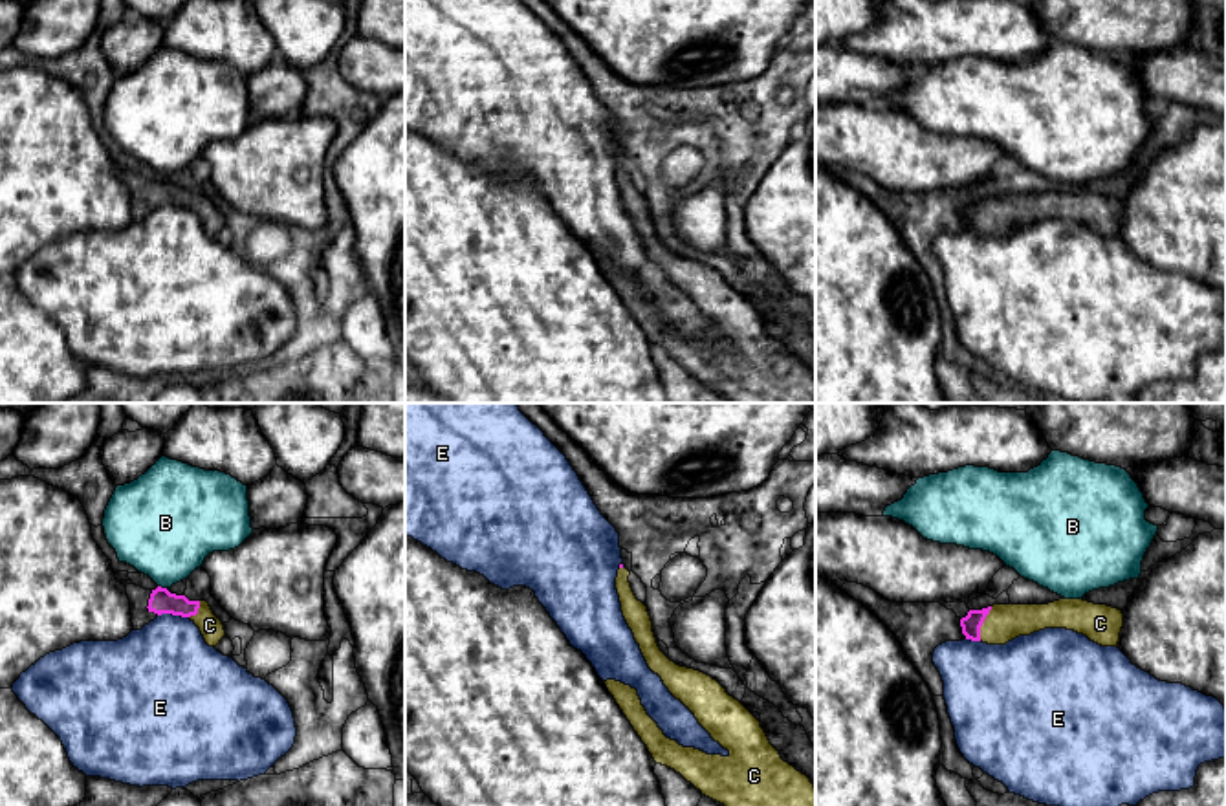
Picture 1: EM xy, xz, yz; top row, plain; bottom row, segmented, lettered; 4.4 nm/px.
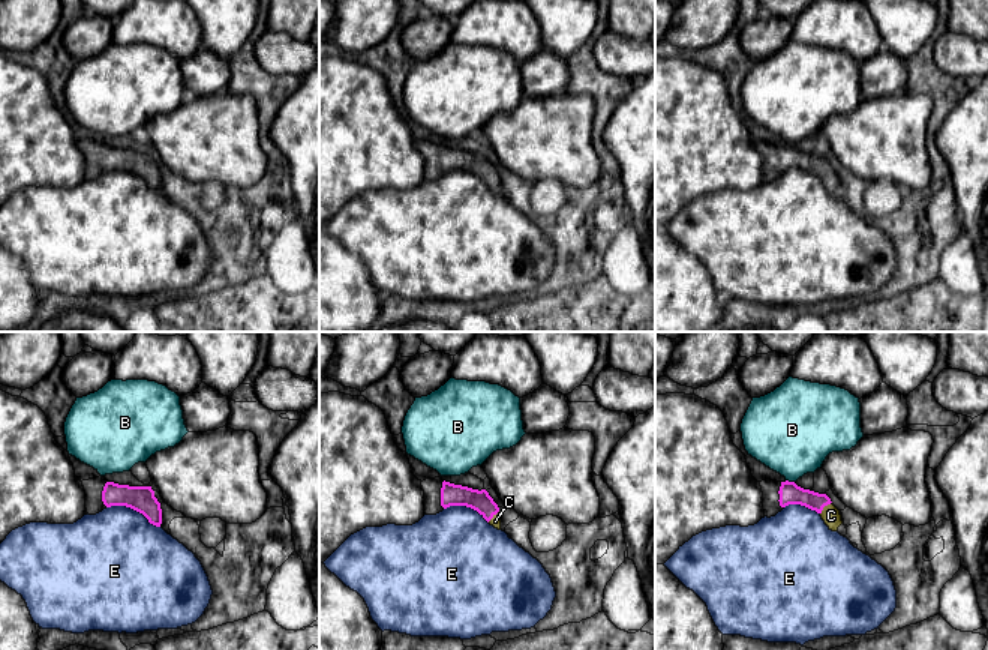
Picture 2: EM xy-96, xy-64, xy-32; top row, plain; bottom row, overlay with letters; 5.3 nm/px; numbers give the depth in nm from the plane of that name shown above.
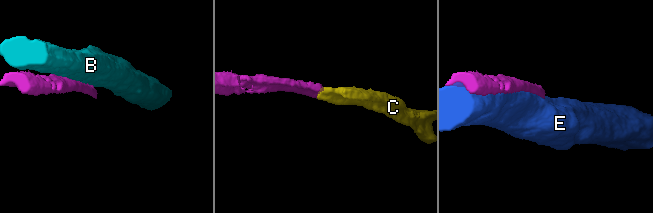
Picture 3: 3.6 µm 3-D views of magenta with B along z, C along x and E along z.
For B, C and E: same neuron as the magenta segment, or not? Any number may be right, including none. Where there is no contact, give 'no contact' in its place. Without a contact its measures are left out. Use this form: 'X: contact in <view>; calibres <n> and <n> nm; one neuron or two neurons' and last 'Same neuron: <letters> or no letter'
B: contact in xy; calibres 110 and 420 nm; two neurons
C: contact in yz; calibres 90 and 160 nm; one neuron
E: contact in xy; calibres 110 and 420 nm; two neurons
Same neuron: C

